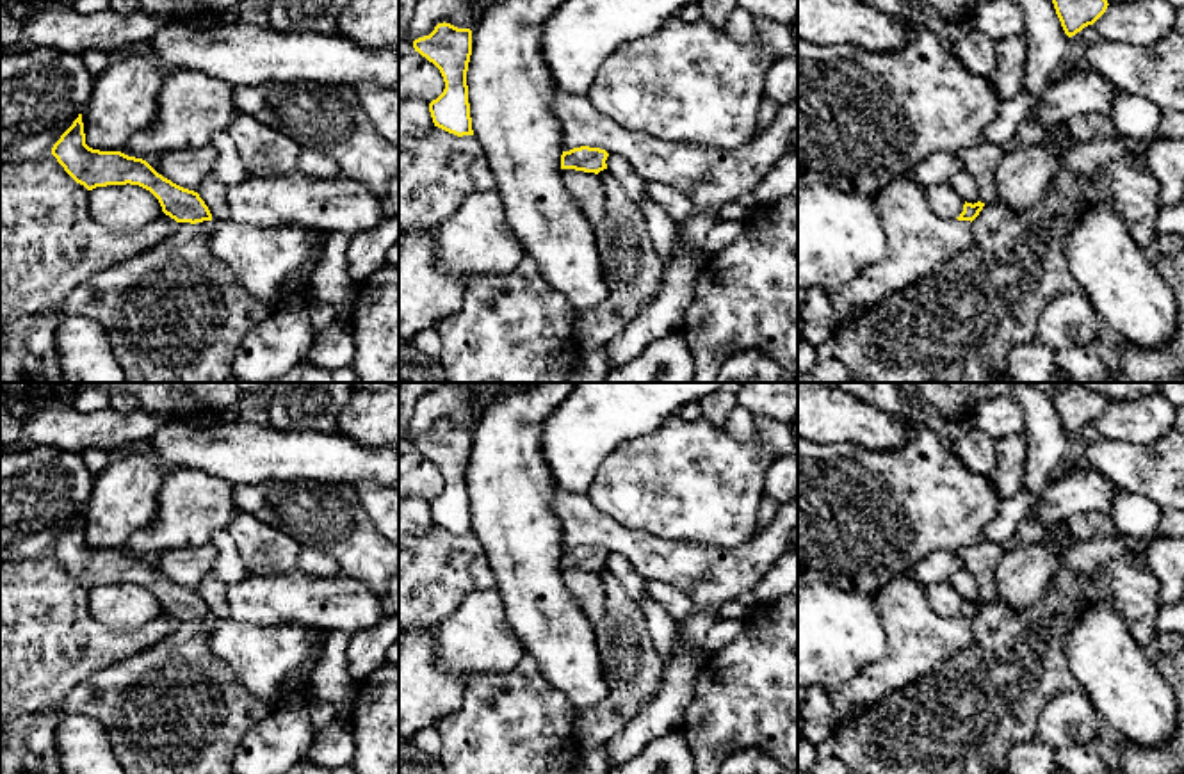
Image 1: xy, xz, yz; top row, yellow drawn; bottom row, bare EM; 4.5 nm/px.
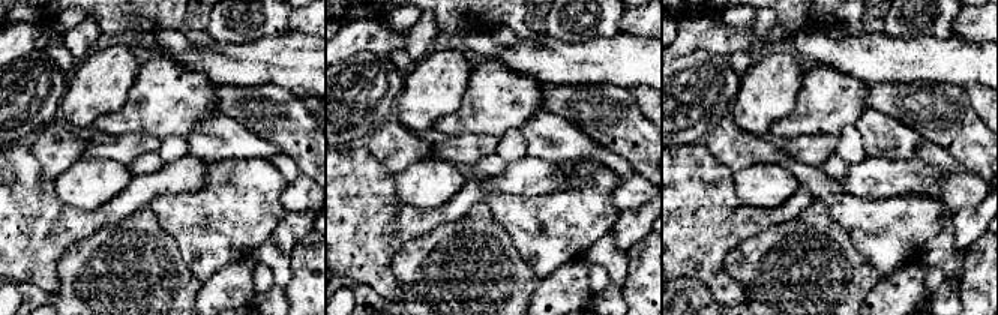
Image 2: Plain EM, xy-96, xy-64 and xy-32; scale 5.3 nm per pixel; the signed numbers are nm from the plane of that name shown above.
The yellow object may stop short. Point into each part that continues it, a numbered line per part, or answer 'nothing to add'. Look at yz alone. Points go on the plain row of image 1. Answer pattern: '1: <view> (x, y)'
1: yz (917, 639)

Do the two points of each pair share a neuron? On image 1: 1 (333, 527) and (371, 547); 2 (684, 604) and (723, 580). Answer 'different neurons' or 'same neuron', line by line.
1: same neuron
2: different neurons

